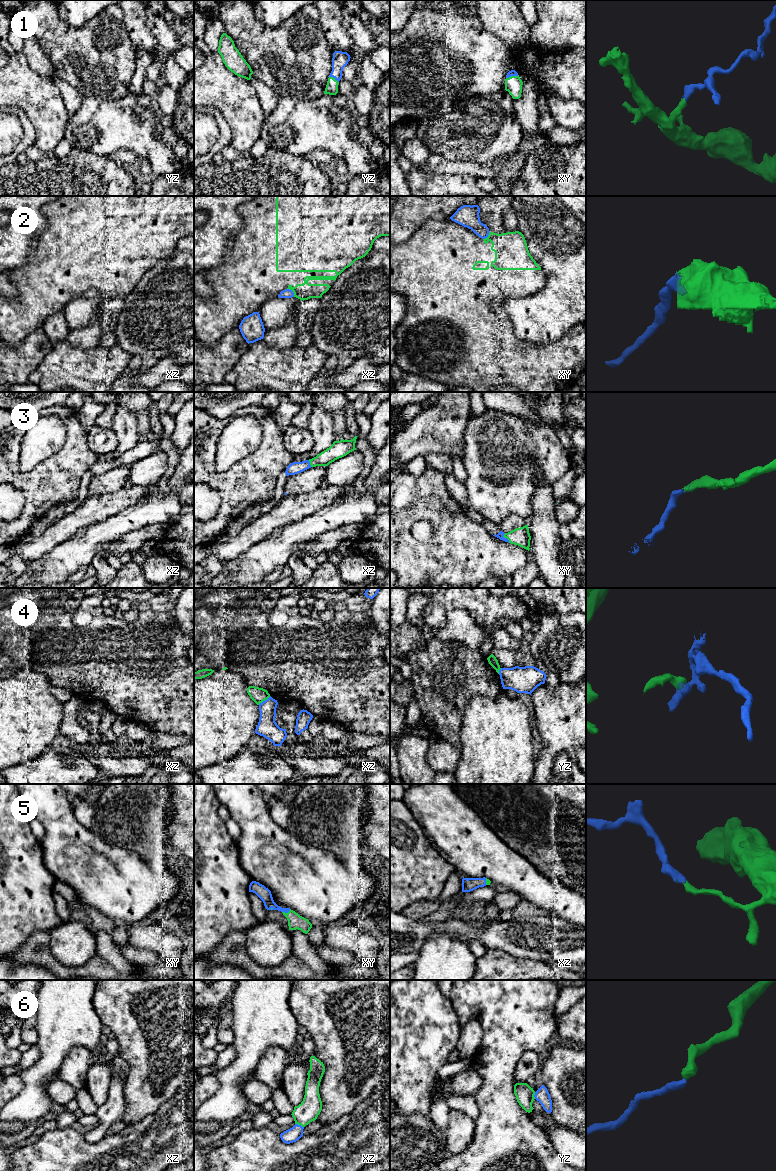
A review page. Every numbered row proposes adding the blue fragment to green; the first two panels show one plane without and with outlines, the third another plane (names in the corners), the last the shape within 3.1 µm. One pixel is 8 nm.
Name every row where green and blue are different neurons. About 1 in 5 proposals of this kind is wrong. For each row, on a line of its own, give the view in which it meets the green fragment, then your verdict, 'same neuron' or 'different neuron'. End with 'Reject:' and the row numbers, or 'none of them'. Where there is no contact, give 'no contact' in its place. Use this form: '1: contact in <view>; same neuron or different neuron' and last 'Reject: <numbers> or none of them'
1: contact in xy; same neuron
2: contact in xz; different neuron
3: contact in xy; same neuron
4: contact in xz; different neuron
5: contact in xy; same neuron
6: contact in xz; same neuron
Reject: 2, 4

